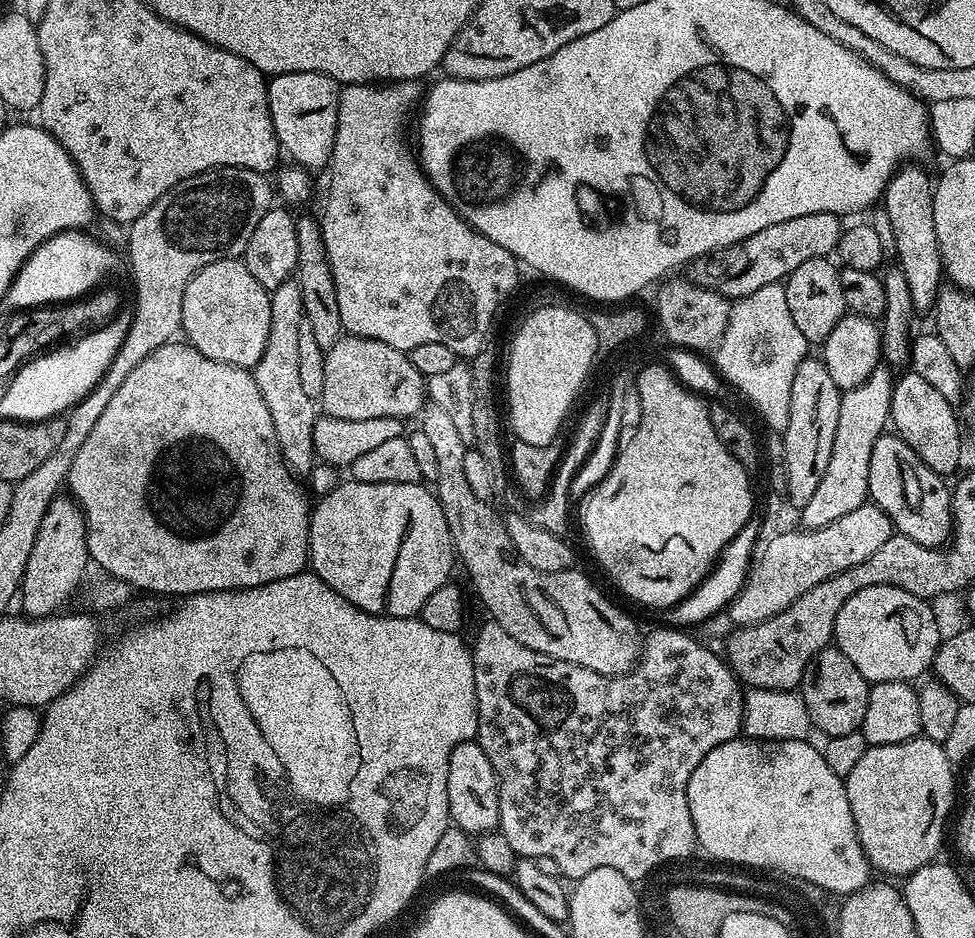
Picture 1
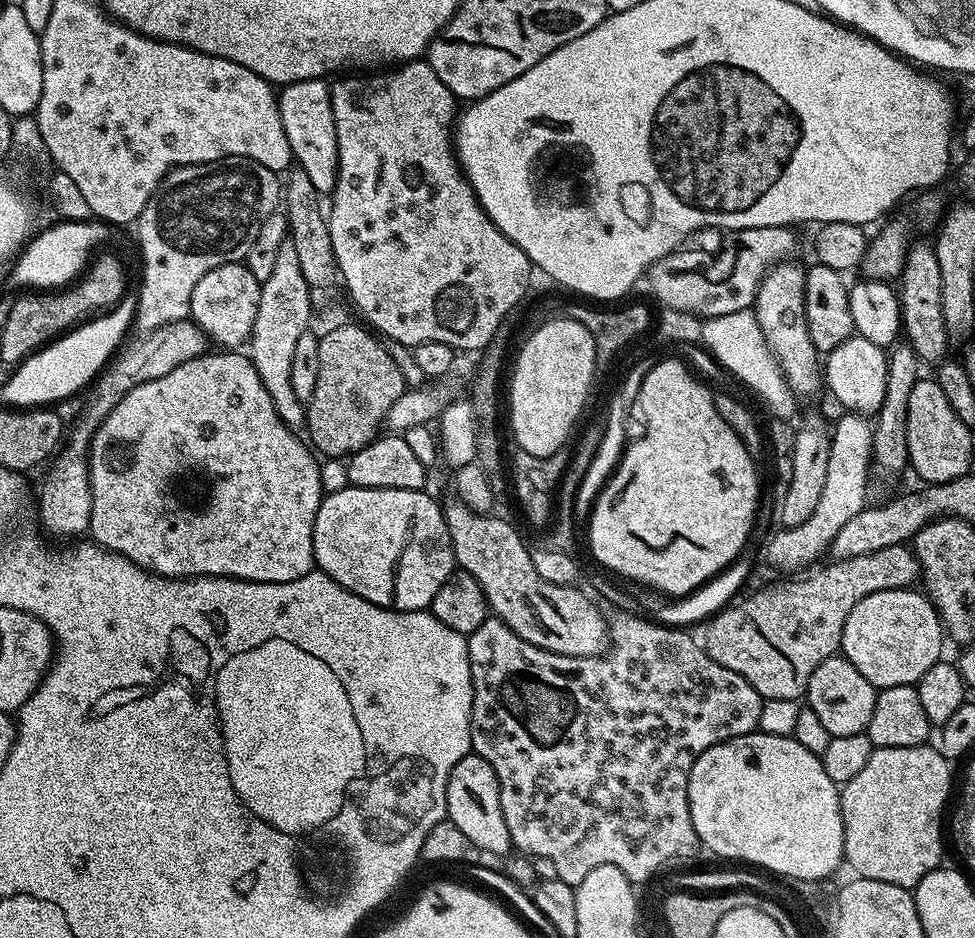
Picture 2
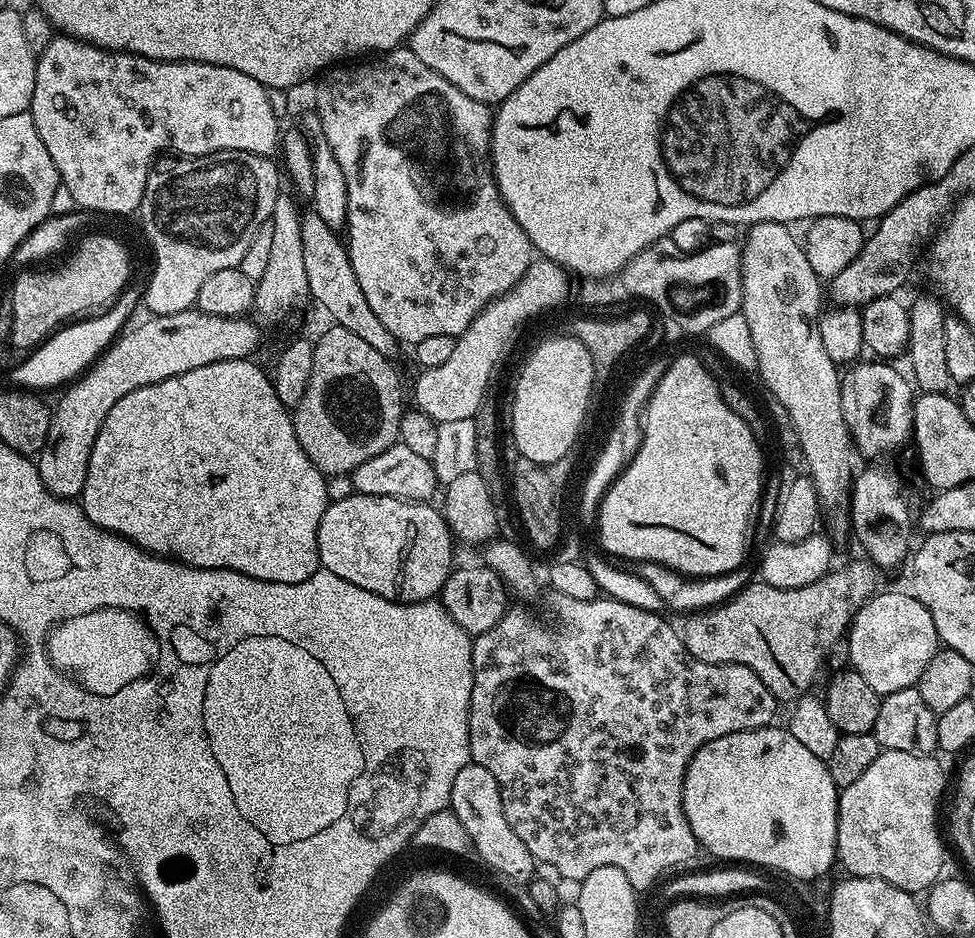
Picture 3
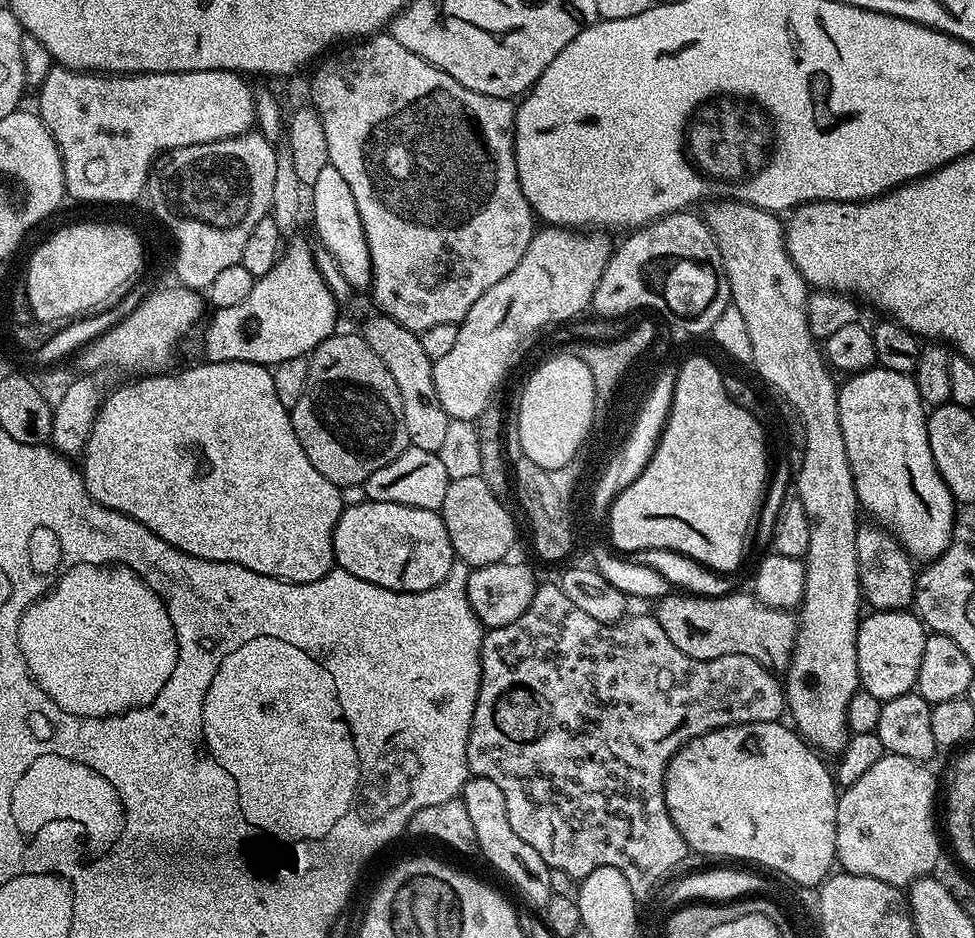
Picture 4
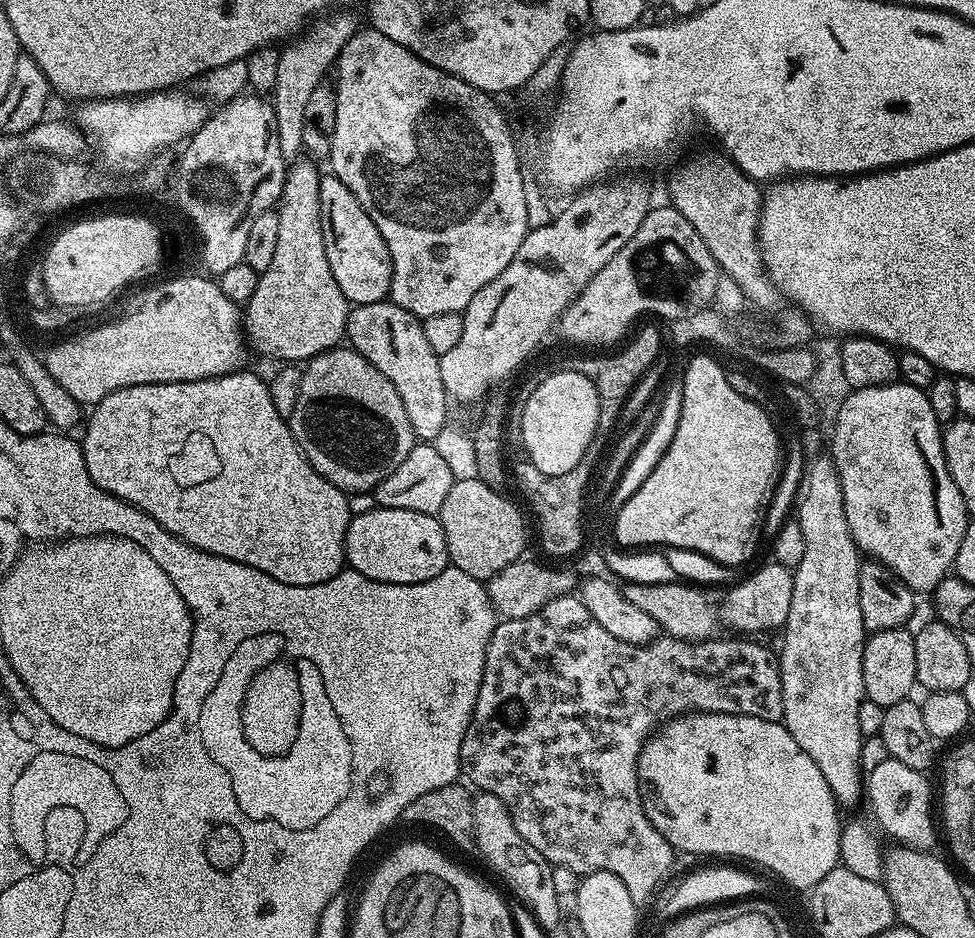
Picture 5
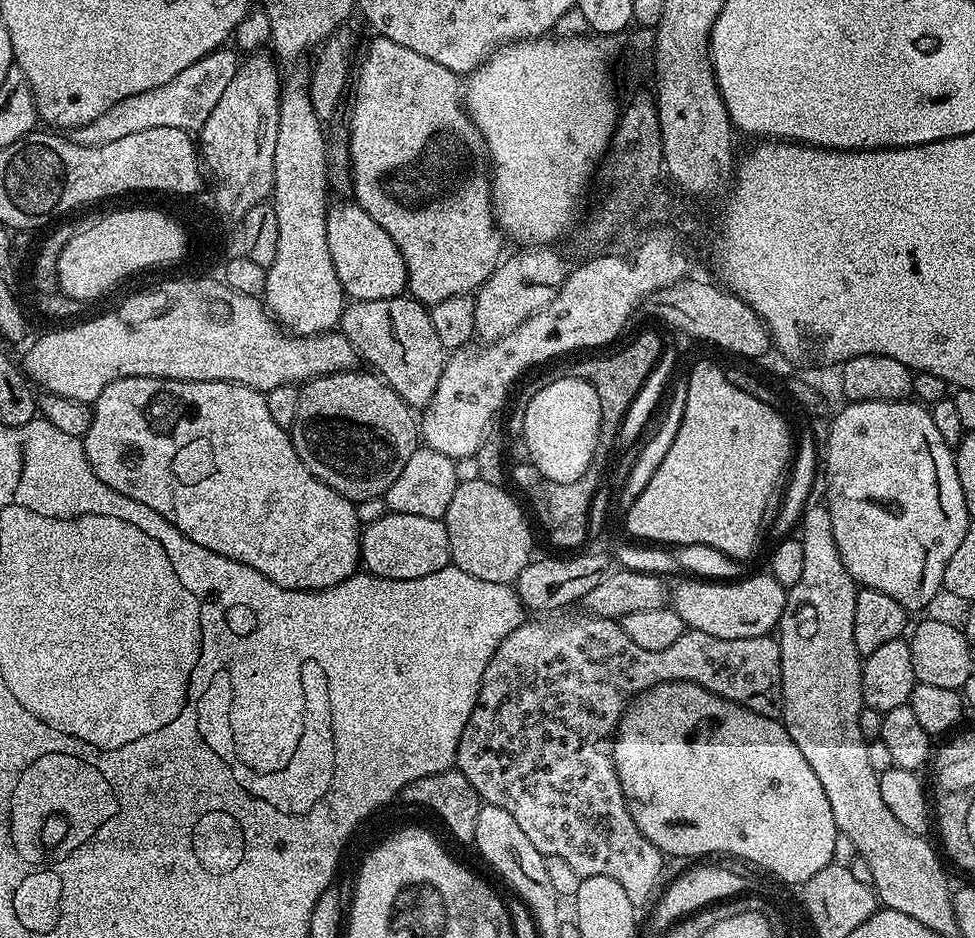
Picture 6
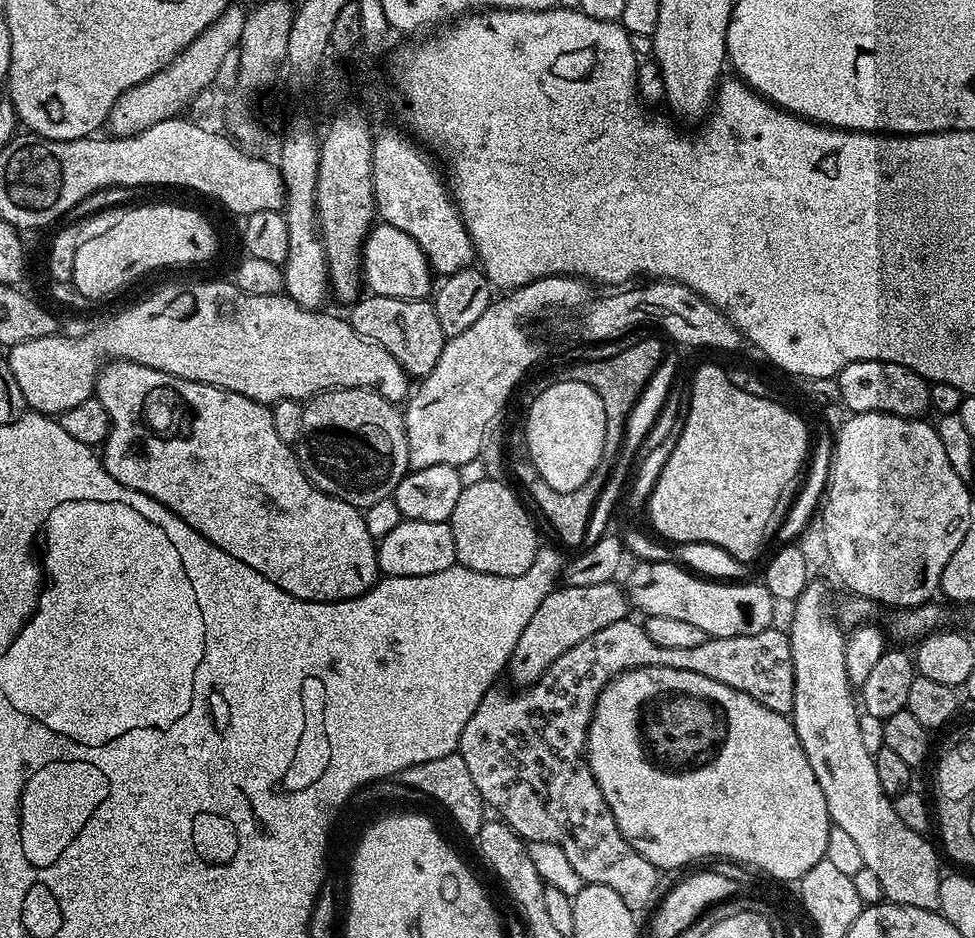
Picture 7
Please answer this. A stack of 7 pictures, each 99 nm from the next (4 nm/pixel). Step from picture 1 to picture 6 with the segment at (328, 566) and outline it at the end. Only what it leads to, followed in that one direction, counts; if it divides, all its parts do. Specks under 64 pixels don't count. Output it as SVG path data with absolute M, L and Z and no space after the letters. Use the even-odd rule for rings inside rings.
M388 512L360 533L360 559L371 575L395 580L426 578L434 570L449 567L450 542L443 519L422 518L414 514Z

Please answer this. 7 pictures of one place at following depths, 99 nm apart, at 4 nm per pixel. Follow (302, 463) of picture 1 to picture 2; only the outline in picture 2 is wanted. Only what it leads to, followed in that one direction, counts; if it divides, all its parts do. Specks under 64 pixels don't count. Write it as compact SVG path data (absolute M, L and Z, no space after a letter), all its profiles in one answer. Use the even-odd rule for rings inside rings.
M284 246L272 264L268 281L265 279L260 289L258 318L250 337L250 359L258 370L258 378L262 378L262 386L266 386L266 394L270 394L270 402L274 402L274 410L285 426L293 430L305 427L306 404L294 394L291 366L295 347L305 339L308 319L313 319L313 316L310 290L302 266L298 266L298 254L292 247Z

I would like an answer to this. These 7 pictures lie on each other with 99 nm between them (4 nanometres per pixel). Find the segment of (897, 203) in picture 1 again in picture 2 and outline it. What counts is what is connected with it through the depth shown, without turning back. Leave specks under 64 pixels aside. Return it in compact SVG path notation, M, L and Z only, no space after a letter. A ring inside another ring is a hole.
M913 243L904 255L904 269L898 280L901 282L898 284L898 295L902 309L902 330L907 343L912 345L916 356L925 365L939 365L947 357L944 355L948 352L950 337L942 312L942 269L938 266L935 247L931 243Z

